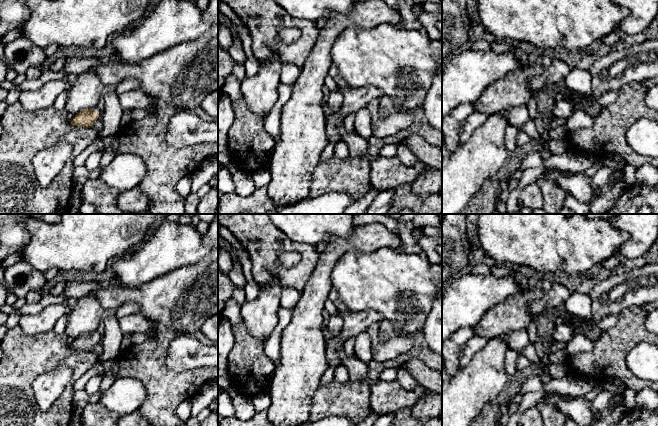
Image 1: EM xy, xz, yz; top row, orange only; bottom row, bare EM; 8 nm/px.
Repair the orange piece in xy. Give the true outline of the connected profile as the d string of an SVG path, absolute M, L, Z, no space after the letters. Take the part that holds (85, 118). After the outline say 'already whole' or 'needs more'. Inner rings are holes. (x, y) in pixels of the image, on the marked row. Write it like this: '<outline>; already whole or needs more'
M98 106L93 109L82 110L76 114L71 125L91 128L92 124L101 117L102 111Z; needs more

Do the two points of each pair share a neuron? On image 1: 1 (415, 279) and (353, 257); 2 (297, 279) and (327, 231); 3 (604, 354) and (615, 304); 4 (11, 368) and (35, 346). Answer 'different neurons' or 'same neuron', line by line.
1: same neuron
2: different neurons
3: different neurons
4: same neuron

